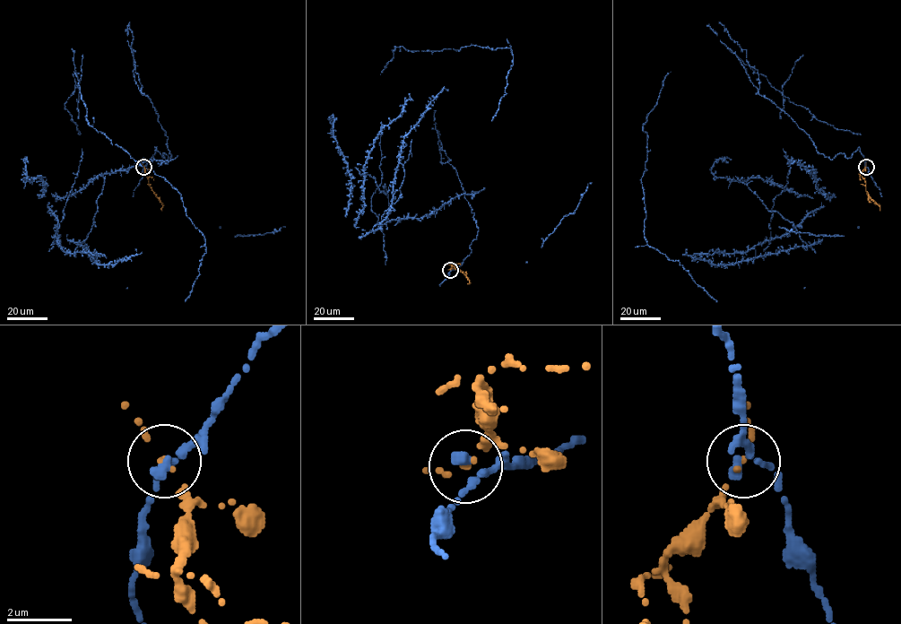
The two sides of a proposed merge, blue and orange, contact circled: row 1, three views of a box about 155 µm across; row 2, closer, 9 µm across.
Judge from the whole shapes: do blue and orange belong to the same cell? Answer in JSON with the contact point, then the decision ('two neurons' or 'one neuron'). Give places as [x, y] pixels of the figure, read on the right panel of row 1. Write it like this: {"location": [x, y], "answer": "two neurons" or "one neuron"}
{"location": [866, 167], "answer": "two neurons"}

